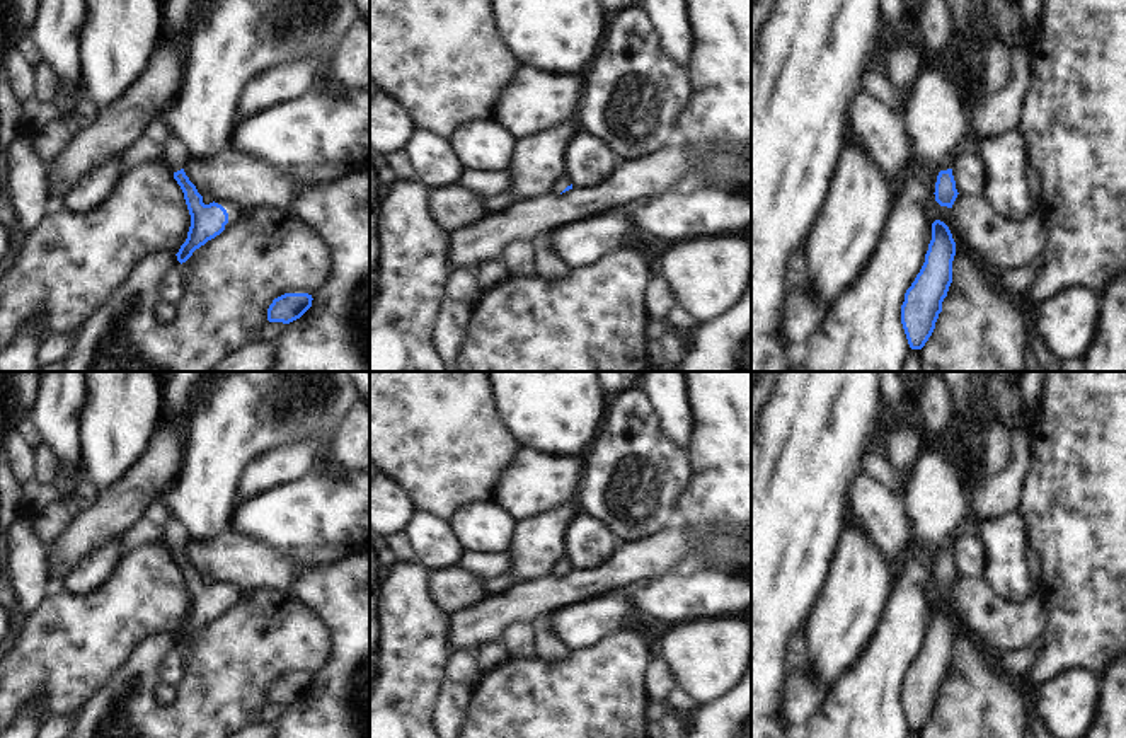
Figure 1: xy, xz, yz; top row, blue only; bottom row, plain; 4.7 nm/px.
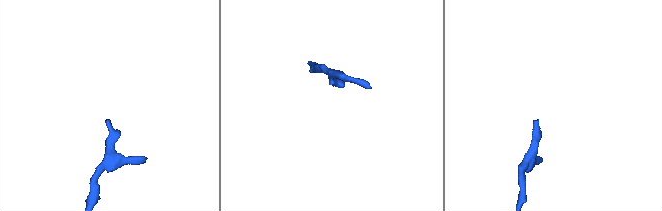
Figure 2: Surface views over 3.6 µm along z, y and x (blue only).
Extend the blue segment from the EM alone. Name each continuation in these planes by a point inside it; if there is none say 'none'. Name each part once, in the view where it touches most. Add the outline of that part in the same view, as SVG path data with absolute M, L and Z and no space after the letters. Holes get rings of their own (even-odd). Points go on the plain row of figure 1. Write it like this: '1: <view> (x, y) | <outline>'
1: yz (958, 382) | M944 372L949 392L954 402L956 418L961 418L968 428L968 441L971 445L971 469L968 476L968 498L971 501L969 518L959 525L951 537L940 547L940 552L952 551L956 539L969 530L974 530L976 516L973 515L973 487L986 476L983 465L983 436L974 424L974 414L971 411L971 372Z

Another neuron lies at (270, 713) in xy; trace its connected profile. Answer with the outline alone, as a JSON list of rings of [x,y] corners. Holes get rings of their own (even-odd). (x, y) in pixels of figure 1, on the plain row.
[[[266,704],[252,714],[250,723],[252,724],[276,723],[286,707],[288,706],[283,706],[283,704]]]

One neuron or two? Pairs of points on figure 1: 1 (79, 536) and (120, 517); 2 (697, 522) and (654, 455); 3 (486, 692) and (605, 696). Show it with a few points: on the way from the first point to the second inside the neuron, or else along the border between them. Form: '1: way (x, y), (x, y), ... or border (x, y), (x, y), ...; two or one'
1: way (89, 530), (109, 517); one
2: border (685, 484), (678, 495), (680, 524), (675, 527); two
3: way (515, 696), (576, 696); one

